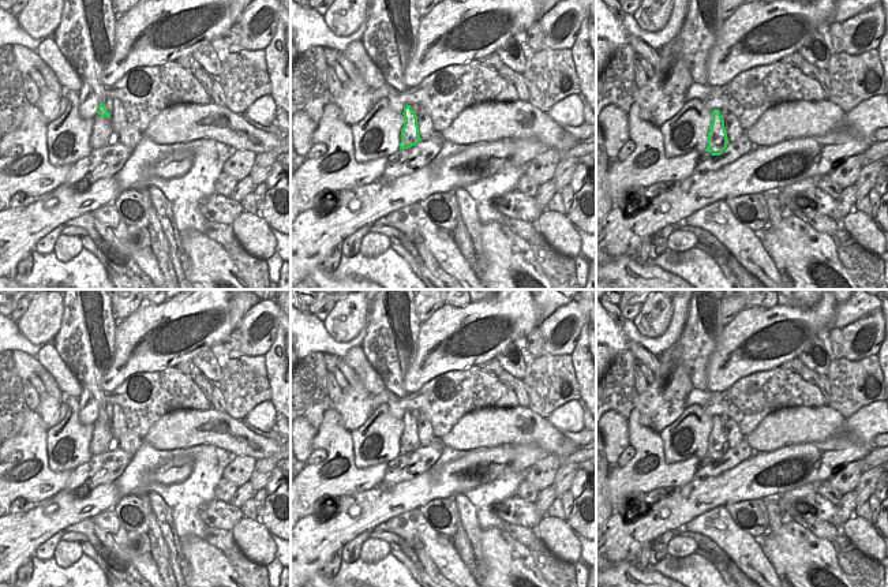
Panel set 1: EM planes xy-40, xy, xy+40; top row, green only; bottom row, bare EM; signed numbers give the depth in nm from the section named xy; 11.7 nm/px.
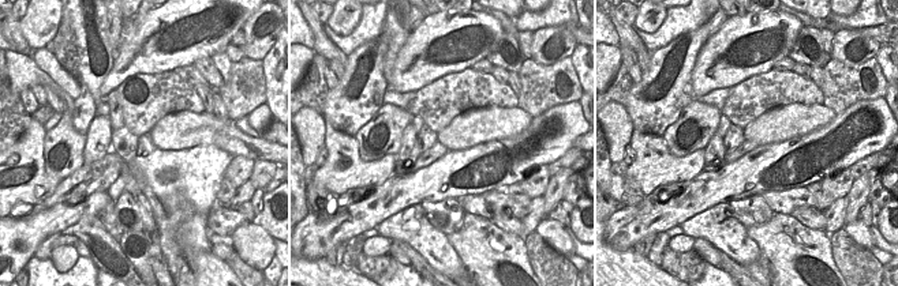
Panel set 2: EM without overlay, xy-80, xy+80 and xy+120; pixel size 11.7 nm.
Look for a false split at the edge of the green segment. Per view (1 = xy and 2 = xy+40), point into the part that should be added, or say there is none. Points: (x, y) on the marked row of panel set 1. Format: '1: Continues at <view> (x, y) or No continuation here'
1: No continuation here
2: No continuation here

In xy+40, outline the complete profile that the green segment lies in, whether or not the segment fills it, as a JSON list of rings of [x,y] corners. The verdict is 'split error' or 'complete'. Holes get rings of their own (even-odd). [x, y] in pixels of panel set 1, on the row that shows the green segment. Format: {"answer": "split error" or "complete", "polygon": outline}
{"answer": "complete", "polygon": [[[712,111],[712,124],[708,131],[708,146],[704,152],[709,152],[712,156],[720,156],[728,145],[727,132],[724,128],[724,120],[720,111]]]}

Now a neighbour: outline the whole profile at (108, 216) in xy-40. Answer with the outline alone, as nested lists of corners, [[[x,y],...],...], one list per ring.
[[[115,202],[106,203],[93,212],[90,212],[94,220],[104,227],[113,229],[113,233],[120,242],[125,242],[128,225],[121,220]]]

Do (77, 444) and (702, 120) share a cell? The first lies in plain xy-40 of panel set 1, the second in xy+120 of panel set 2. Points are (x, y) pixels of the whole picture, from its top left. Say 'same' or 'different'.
same

